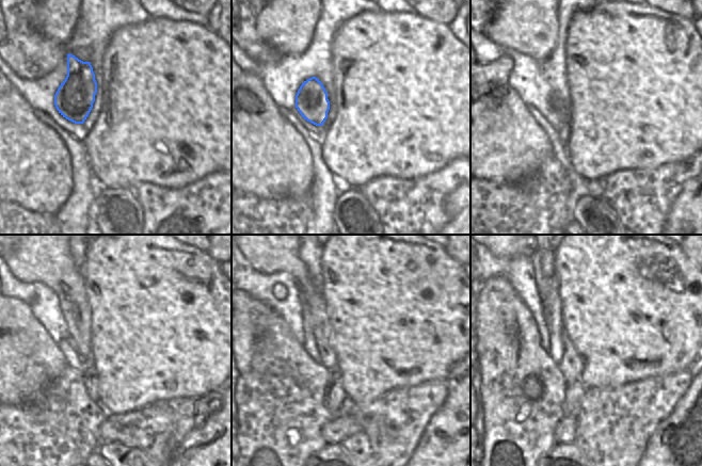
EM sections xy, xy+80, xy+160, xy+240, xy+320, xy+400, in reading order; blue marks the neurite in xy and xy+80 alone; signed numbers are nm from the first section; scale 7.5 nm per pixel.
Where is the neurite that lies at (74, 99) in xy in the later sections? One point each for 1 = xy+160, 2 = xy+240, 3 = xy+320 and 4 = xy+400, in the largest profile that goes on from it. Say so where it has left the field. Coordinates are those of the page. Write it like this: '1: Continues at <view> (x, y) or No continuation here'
1: Continues at xy+160 (556, 105)
2: Continues at xy+240 (91, 380)
3: Continues at xy+320 (335, 399)
4: Continues at xy+400 (574, 394)

